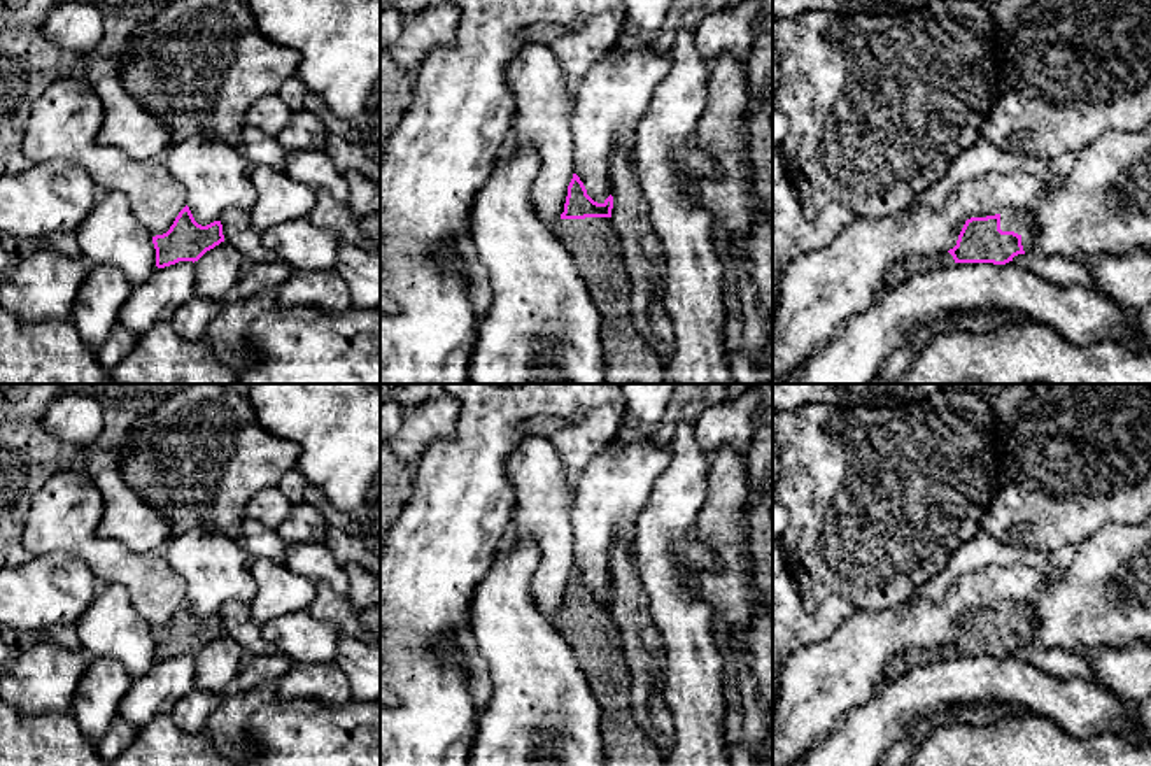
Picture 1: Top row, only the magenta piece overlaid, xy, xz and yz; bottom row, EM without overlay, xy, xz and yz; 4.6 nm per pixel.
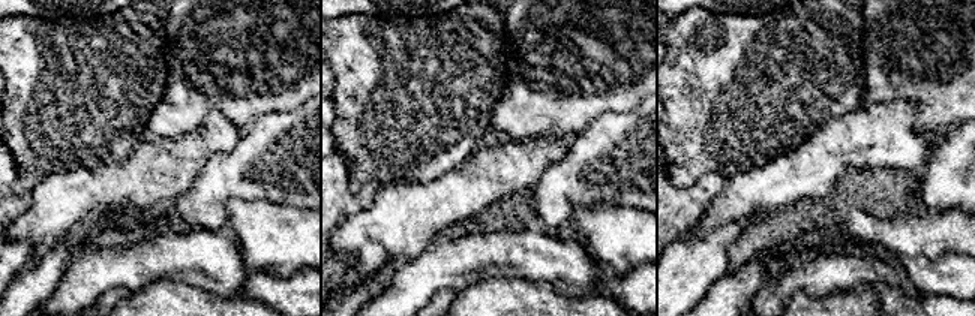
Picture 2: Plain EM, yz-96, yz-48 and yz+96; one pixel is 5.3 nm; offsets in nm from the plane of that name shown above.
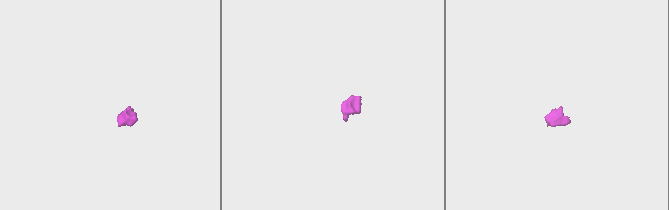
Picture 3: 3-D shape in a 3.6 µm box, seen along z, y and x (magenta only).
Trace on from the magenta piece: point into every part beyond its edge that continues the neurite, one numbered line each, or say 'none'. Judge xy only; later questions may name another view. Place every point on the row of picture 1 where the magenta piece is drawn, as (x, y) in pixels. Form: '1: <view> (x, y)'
none

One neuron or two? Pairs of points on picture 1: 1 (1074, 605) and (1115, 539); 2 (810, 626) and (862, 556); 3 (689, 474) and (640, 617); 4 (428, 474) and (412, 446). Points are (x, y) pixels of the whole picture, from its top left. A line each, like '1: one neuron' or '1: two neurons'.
1: one neuron
2: two neurons
3: two neurons
4: two neurons

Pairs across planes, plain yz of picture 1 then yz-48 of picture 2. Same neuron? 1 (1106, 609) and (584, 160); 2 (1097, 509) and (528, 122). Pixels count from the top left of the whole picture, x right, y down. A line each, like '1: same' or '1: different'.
1: same
2: same

